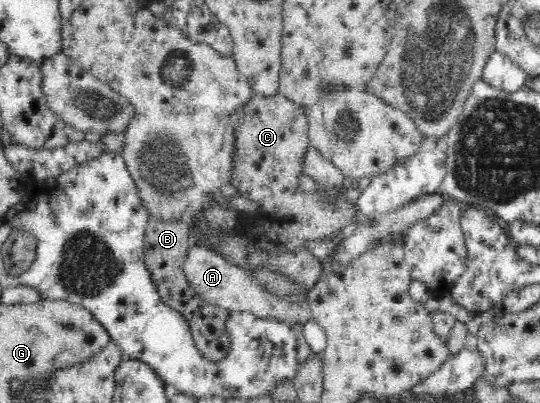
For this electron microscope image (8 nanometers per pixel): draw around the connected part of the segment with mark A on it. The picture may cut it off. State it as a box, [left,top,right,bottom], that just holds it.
[183,245,312,322]

